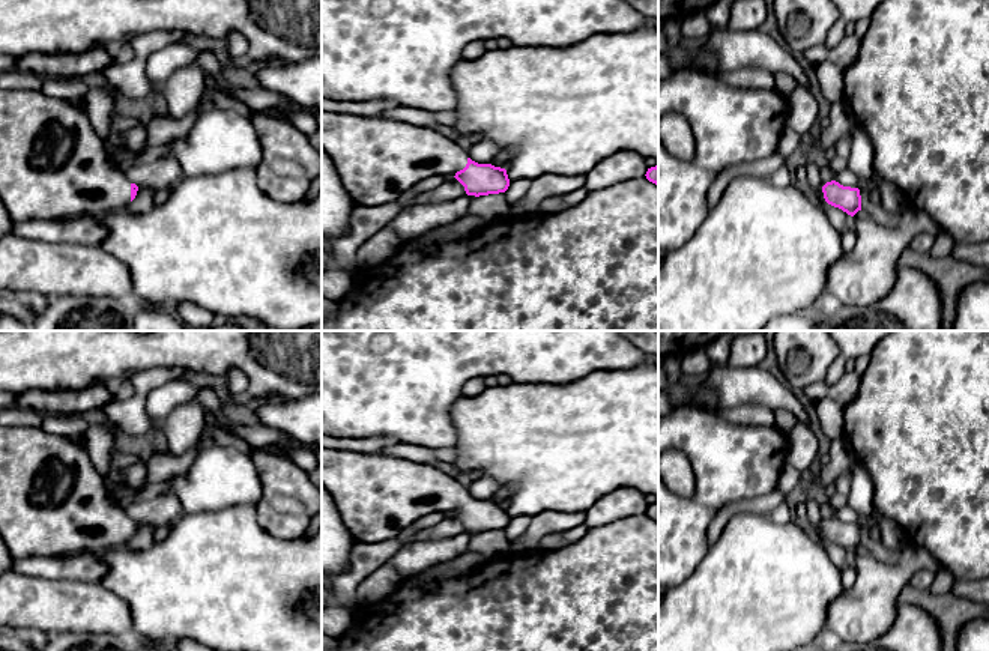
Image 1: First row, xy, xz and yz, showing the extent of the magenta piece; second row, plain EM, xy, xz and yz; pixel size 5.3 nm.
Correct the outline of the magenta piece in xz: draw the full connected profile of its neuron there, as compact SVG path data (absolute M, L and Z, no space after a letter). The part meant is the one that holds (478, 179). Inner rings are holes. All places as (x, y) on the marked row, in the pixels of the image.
M322 111L322 149L356 206L395 201L431 176L455 177L475 197L510 186L505 168L472 161L431 128L388 117Z

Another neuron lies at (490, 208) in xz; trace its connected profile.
M504 192L479 195L470 200L467 213L481 216L485 224L508 218L511 215L511 204Z

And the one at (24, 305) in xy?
M0 289L0 314L11 316L26 323L45 310L50 298L36 292L18 292Z

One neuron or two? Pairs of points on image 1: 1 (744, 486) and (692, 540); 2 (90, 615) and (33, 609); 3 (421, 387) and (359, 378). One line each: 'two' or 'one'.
1: one
2: one
3: one

